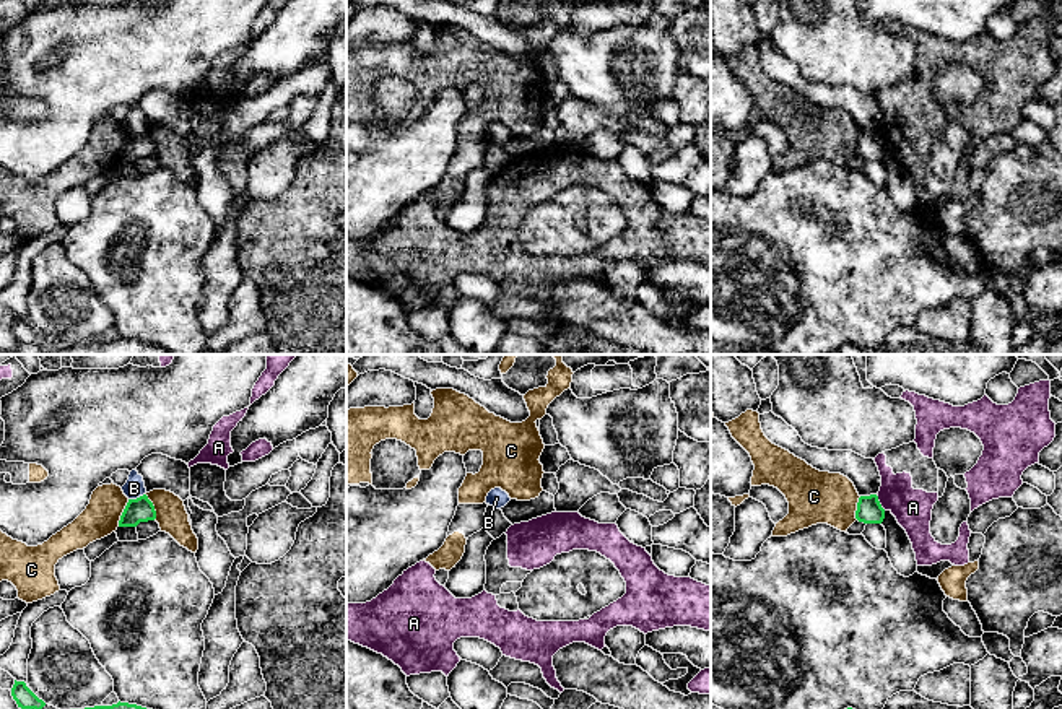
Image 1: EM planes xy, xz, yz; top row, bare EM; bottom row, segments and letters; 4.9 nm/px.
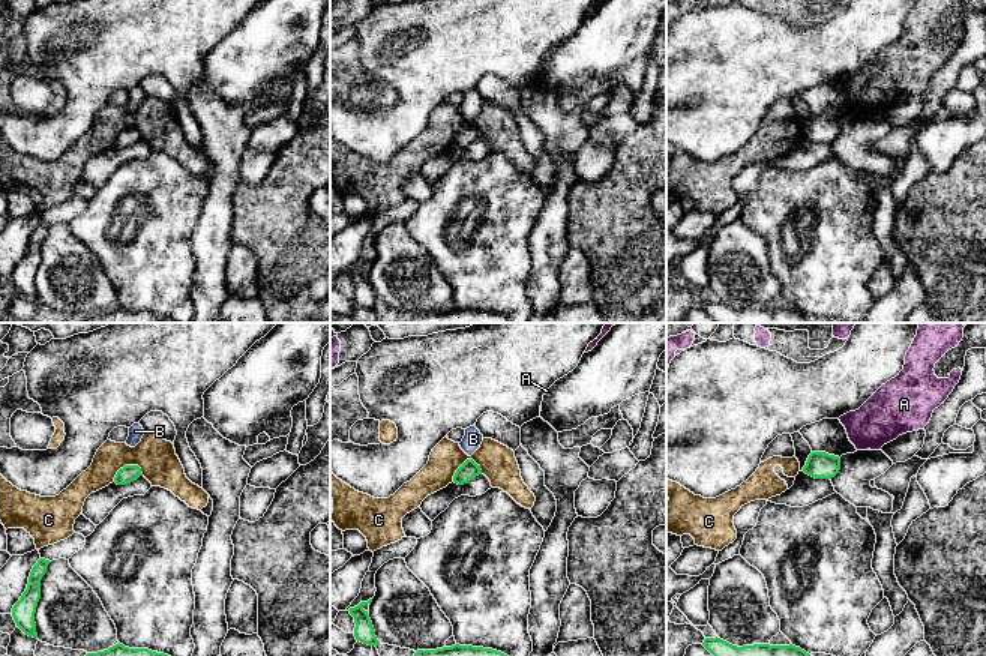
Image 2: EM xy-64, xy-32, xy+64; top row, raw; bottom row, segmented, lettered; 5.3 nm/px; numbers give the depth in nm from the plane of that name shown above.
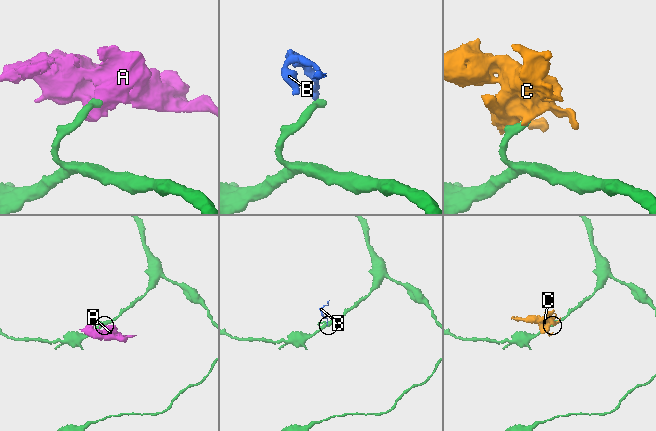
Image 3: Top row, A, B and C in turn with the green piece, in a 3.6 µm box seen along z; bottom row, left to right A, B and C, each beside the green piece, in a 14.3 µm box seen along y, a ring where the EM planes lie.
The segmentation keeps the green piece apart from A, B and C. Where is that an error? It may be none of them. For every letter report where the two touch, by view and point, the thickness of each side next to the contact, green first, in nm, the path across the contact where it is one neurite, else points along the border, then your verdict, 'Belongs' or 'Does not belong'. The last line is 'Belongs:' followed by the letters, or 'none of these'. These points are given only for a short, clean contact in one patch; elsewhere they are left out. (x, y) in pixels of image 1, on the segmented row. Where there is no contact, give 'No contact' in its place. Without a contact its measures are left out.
A: Touches green at yz (879, 503). Thickness 130 nm (green) against 190 nm. Boundary: yz (875, 495), (885, 509). Does not belong
B: Touches green at xy (137, 498). Thickness 120 nm (green) against 100 nm. Boundary: xy (143, 493), (129, 500). Does not belong
C: Touches green at xy (122, 513). Thickness 120 nm (green) against 180 nm. Does not belong
Belongs: none of these

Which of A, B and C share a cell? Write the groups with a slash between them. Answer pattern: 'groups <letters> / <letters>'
groups A / B / C

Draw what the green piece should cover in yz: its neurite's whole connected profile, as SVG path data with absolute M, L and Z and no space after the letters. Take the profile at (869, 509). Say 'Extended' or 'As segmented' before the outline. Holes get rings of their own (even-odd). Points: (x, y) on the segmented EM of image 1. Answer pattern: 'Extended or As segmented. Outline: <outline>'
As segmented. Outline: M877 494L859 498L855 519L864 524L881 524L883 522L885 509L881 507Z

